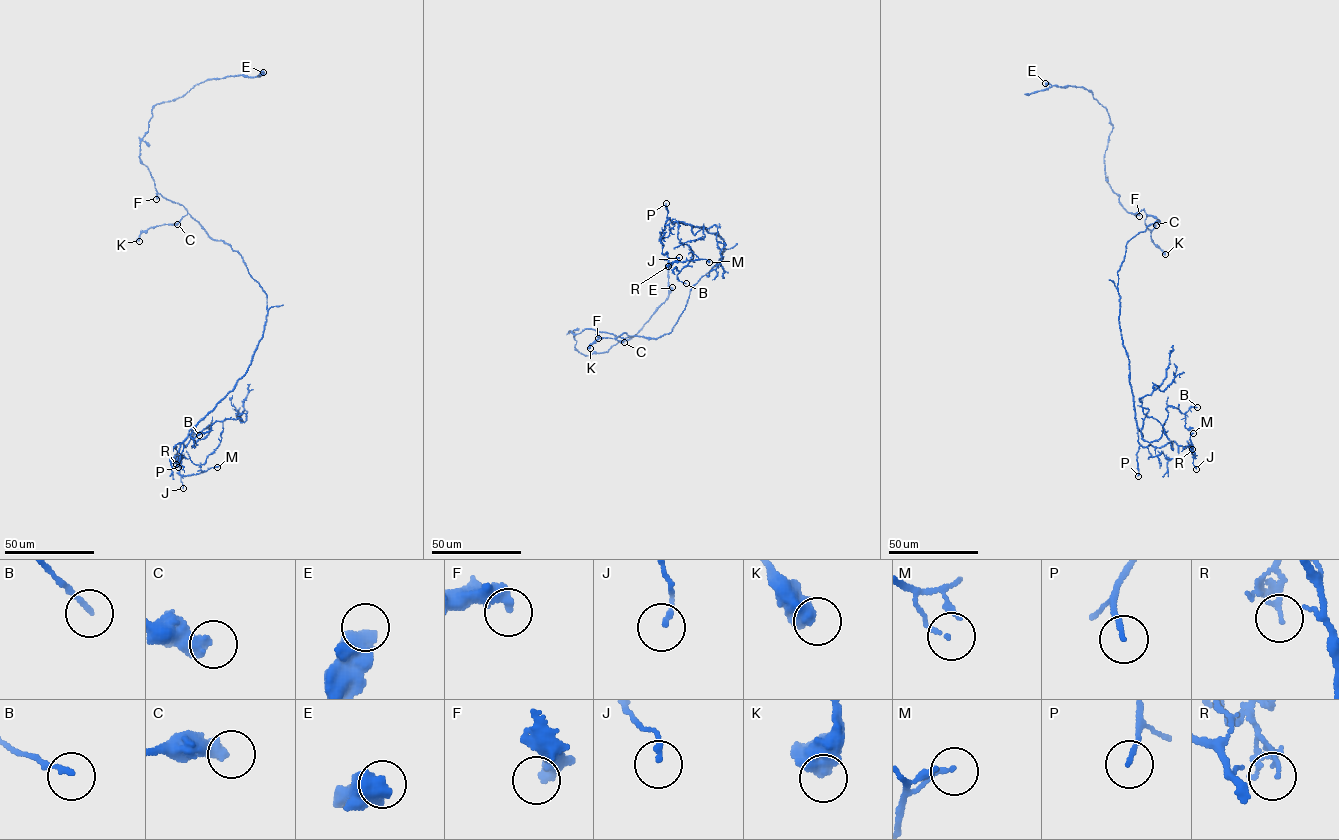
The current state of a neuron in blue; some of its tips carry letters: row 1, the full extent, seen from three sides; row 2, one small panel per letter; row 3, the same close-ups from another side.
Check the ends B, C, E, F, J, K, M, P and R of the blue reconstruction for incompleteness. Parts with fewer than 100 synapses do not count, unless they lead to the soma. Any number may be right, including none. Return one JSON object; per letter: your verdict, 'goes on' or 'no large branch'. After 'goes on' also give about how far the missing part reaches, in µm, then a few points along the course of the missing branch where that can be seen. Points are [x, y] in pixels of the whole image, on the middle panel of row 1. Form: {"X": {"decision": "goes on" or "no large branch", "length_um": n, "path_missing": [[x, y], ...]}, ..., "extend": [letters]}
{"B": {"decision": "no large branch"}, "C": {"decision": "no large branch"}, "E": {"decision": "no large branch"}, "F": {"decision": "no large branch"}, "J": {"decision": "no large branch"}, "K": {"decision": "no large branch"}, "M": {"decision": "no large branch"}, "P": {"decision": "no large branch"}, "R": {"decision": "no large branch"}, "extend": []}

